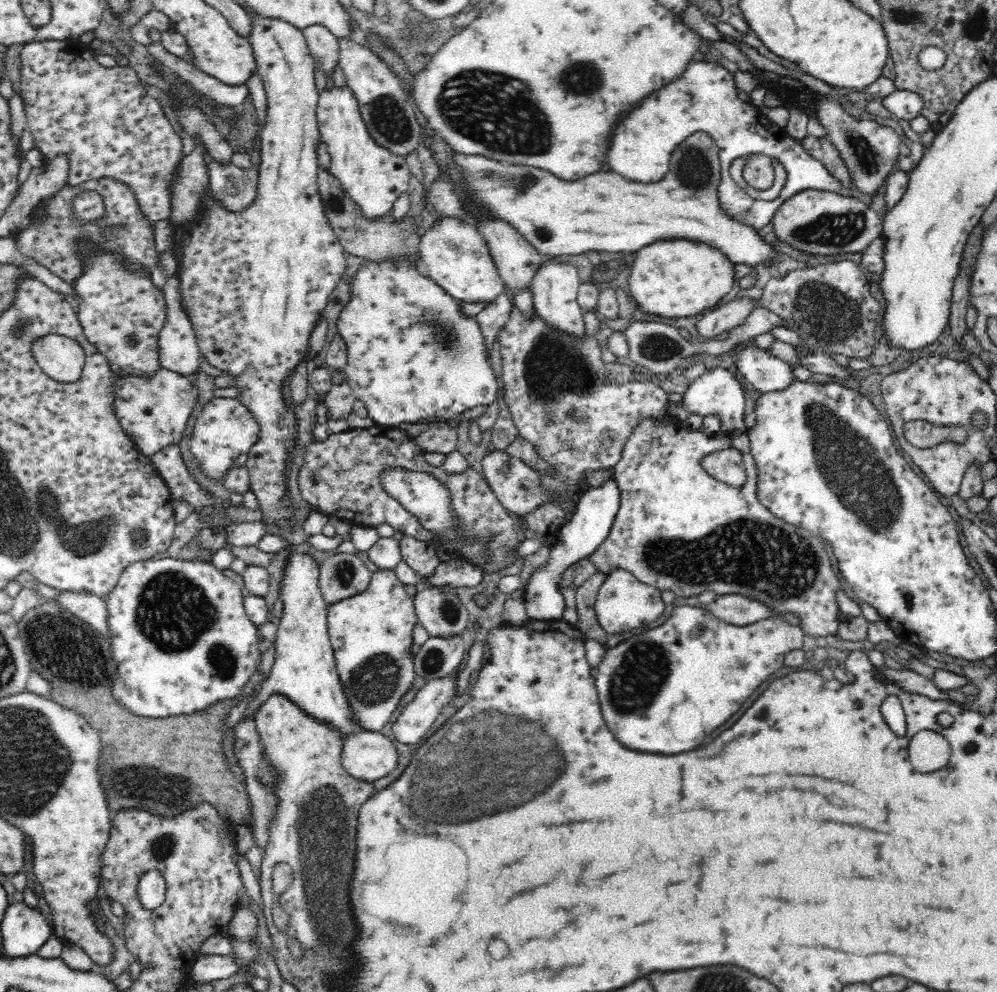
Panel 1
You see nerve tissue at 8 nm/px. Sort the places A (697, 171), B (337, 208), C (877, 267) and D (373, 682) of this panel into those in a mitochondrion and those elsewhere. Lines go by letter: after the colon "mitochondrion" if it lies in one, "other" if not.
A: mitochondrion
B: mitochondrion
C: other
D: mitochondrion

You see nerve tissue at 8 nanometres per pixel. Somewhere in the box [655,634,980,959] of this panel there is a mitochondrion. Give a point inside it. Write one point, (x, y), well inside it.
(826, 782)

